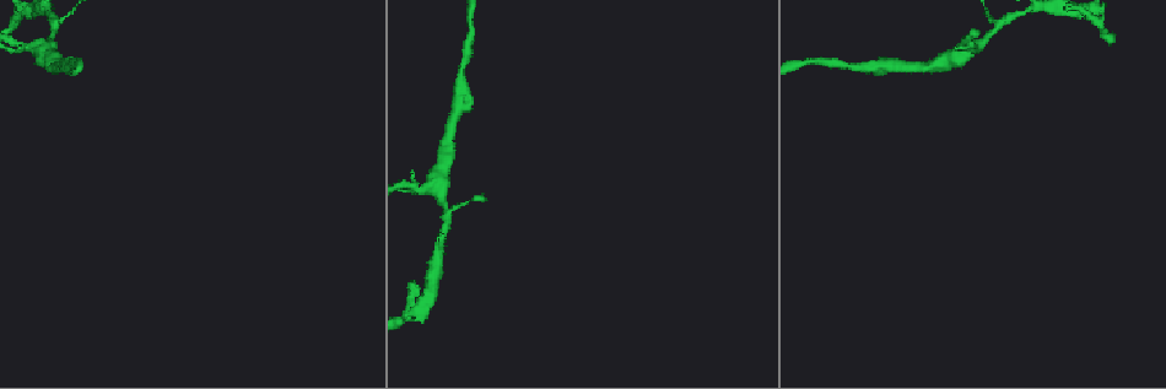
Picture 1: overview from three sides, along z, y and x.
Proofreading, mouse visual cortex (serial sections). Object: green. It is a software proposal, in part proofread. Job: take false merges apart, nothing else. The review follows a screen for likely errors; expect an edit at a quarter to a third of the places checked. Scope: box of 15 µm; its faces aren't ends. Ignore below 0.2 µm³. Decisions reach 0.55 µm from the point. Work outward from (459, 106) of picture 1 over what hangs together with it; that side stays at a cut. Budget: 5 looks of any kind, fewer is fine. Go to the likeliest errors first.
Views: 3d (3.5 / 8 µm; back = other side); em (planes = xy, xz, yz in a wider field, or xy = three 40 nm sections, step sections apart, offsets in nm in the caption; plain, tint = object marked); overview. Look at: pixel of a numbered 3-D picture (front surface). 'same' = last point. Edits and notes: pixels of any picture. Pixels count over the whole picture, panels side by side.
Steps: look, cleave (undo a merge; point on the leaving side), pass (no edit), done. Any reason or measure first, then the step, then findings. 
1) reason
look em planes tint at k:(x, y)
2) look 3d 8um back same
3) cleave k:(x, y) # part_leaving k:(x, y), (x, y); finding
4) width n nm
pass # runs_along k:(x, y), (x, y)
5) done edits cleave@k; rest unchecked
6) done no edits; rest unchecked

sudden change in width
look 3d 8um at 1:(976, 50)

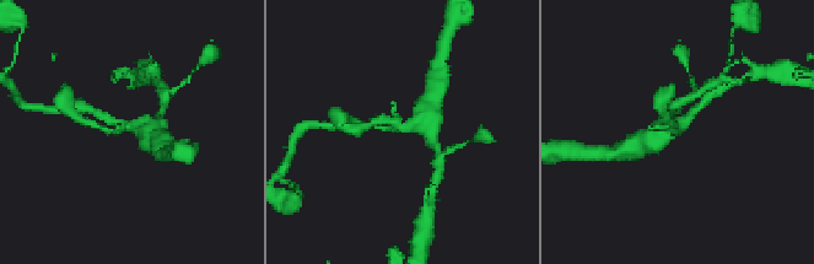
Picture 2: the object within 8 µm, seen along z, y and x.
look 3d 3.5um at 2:(398, 127)

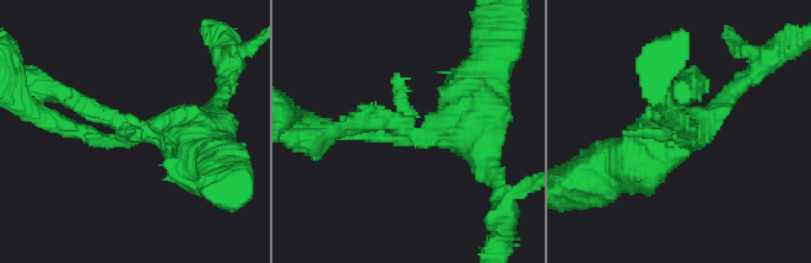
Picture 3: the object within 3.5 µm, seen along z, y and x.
shape alone is not enough
look em xy step 3 tint at 3:(413, 136)

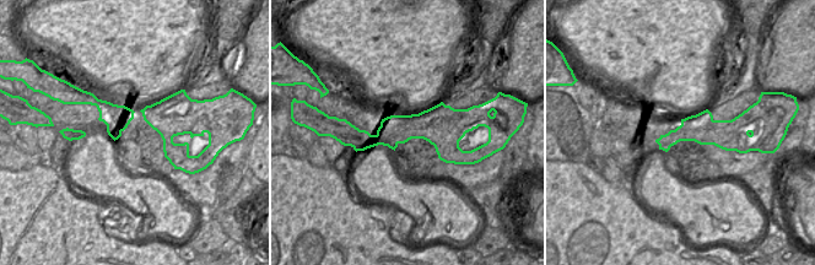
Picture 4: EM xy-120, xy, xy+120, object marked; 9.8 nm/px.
cleave 3:(87, 107) # border 4:(120, 130), (109, 129), (107, 131); a second cell is stuck on

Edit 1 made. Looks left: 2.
abrupt turn
look 3d 8um at 1:(447, 214)

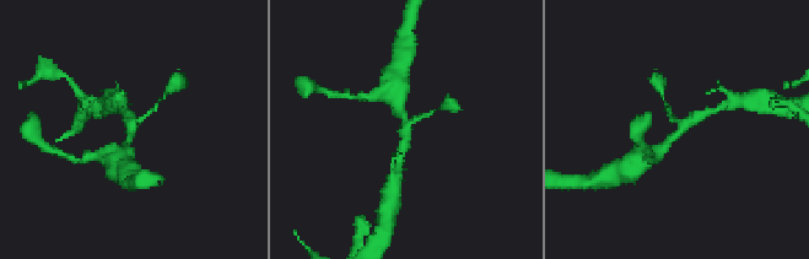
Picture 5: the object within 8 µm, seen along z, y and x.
look 3d 3.5um at 5:(407, 130)

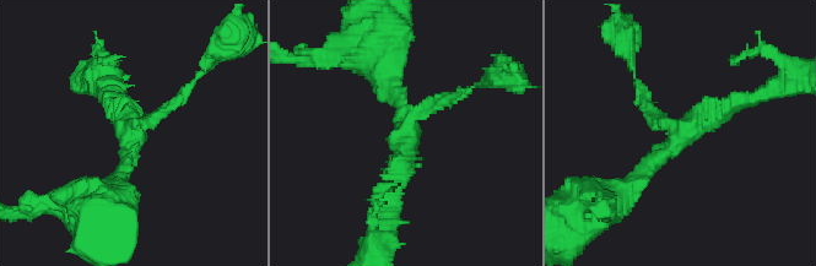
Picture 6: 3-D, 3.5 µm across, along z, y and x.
pass # runs_along 6:(622, 190), (693, 123), (741, 99); one cell here

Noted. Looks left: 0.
done edits cleave@3; rest unchecked

